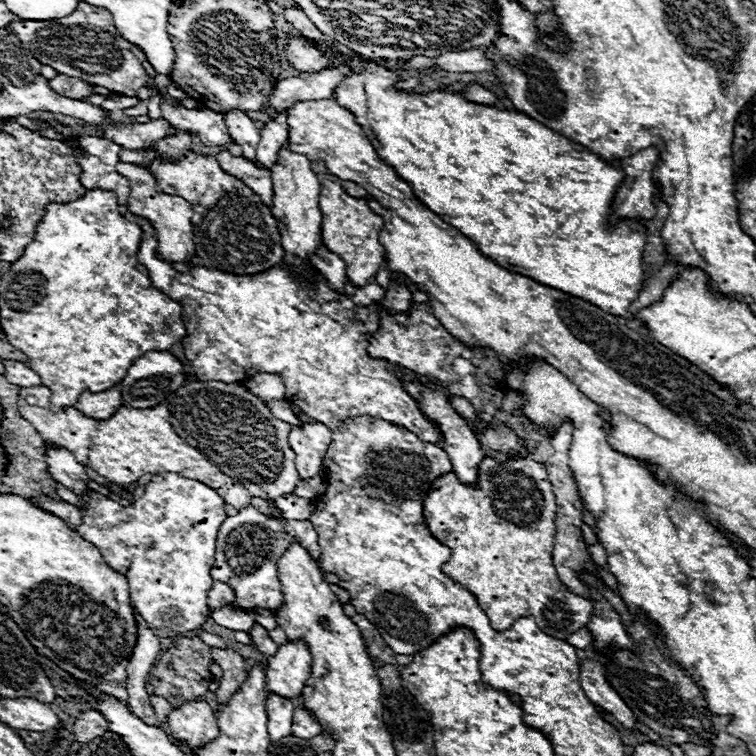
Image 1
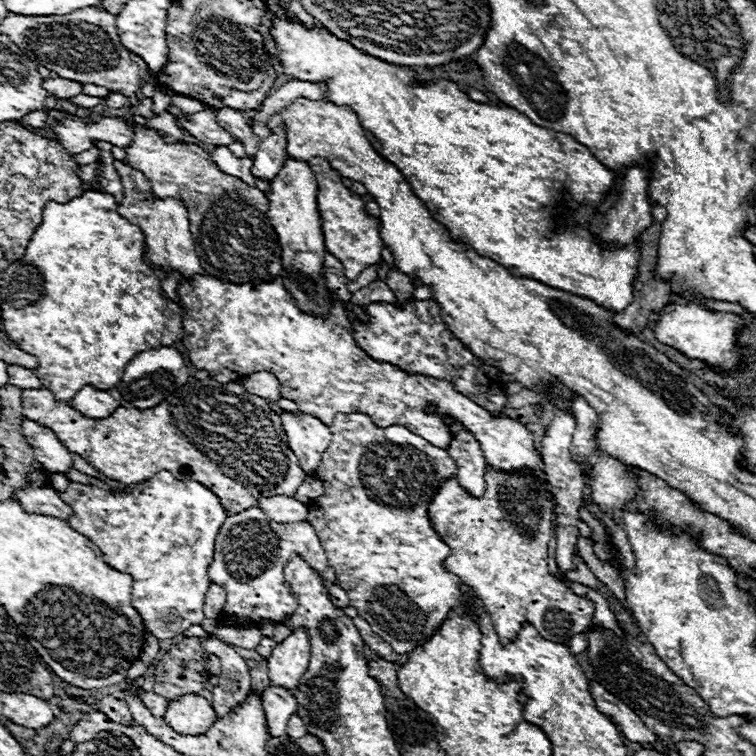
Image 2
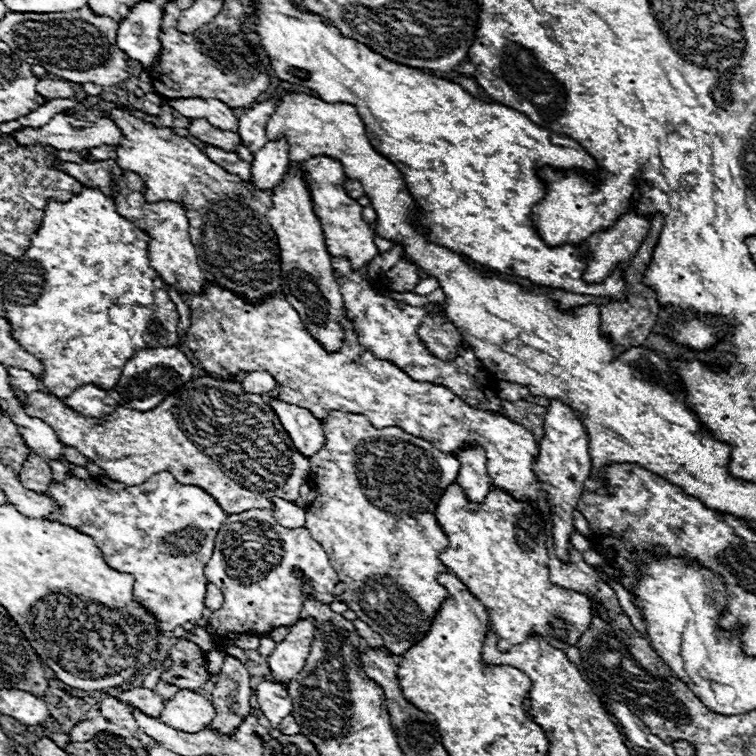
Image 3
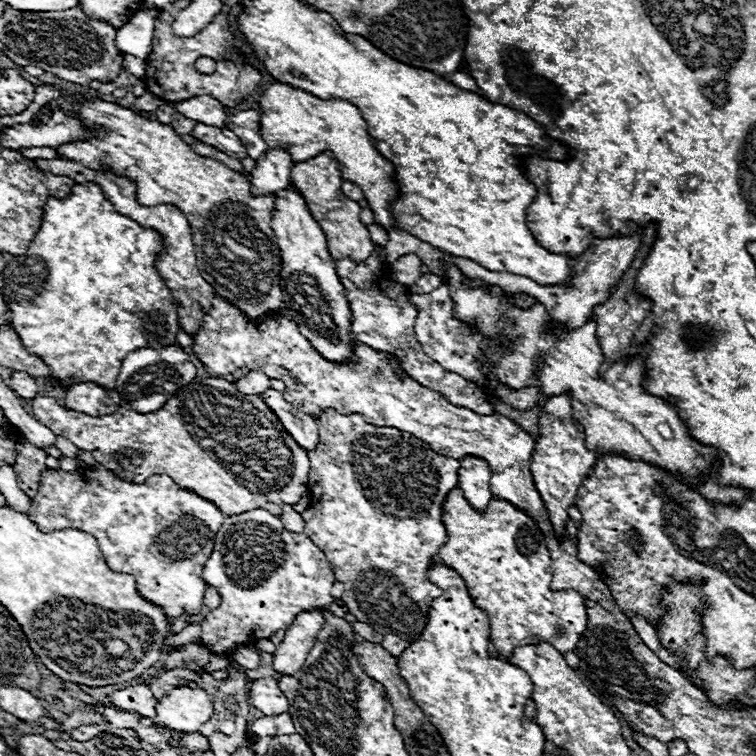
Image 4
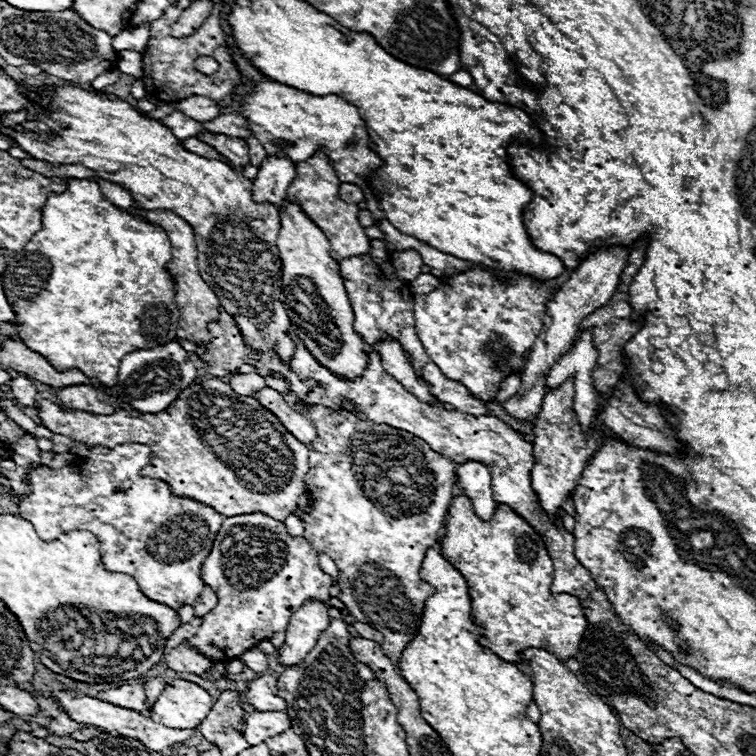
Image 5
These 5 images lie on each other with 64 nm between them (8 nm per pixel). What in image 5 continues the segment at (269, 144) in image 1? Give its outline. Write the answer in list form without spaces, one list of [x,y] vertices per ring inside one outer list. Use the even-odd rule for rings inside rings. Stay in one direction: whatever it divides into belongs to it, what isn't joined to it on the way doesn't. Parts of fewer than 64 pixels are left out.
[[[270,156],[258,168],[258,176],[254,178],[256,190],[252,190],[252,200],[270,202],[276,204],[276,208],[284,206],[286,190],[294,178],[296,178],[296,170],[292,160]]]

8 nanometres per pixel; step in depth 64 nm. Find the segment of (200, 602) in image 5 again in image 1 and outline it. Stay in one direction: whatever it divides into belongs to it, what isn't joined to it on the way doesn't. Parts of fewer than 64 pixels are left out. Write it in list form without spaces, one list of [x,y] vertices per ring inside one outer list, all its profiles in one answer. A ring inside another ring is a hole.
[[[214,582],[208,592],[208,610],[214,612],[218,608],[224,608],[232,602],[232,588],[222,582]]]

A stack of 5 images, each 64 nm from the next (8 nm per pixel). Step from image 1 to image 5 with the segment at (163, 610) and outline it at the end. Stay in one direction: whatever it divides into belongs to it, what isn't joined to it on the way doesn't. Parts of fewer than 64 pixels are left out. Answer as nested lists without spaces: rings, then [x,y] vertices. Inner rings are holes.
[[[122,444],[116,448],[92,448],[86,458],[60,470],[40,466],[30,472],[30,496],[20,496],[20,516],[32,522],[42,540],[56,540],[56,536],[72,530],[88,530],[98,538],[104,568],[110,572],[130,574],[144,596],[164,606],[178,610],[184,604],[194,604],[204,588],[200,568],[212,550],[214,536],[224,520],[220,512],[198,504],[190,498],[174,496],[166,482],[140,476],[140,470],[150,464],[150,446]]]

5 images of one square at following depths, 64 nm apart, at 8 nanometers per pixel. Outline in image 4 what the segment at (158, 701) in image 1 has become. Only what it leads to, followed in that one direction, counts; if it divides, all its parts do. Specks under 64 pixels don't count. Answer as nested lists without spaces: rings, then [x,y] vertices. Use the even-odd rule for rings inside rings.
[[[136,684],[136,686],[128,686],[122,690],[110,692],[108,700],[118,708],[132,710],[132,712],[138,712],[138,714],[148,716],[148,718],[156,716],[154,706],[158,700],[152,696],[152,692],[148,690],[146,684]]]

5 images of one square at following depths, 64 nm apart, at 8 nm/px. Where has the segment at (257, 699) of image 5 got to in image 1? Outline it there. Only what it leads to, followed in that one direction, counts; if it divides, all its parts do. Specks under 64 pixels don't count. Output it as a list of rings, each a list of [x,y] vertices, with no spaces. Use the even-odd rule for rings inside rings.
[[[268,694],[266,700],[266,714],[268,714],[268,734],[270,740],[280,740],[284,736],[290,736],[292,728],[292,714],[296,710],[296,700],[280,698],[276,694]]]

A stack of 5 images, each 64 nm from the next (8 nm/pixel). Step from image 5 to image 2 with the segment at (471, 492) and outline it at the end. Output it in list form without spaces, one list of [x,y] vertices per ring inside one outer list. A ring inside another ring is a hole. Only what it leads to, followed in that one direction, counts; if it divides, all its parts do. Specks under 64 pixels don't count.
[[[454,428],[454,432],[456,438],[448,446],[448,454],[456,460],[458,466],[456,480],[460,482],[460,486],[466,488],[466,492],[482,496],[486,490],[486,480],[484,480],[486,458],[482,454],[482,448],[474,440],[474,436],[464,428]]]

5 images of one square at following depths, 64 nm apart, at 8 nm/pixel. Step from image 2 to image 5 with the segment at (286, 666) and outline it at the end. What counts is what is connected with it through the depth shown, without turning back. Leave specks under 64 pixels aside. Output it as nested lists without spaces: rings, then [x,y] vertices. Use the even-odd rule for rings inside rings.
[[[310,600],[304,608],[292,614],[292,620],[286,628],[286,642],[278,650],[278,660],[286,666],[300,664],[304,656],[314,648],[320,638],[320,632],[328,628],[330,616],[328,606],[320,600]]]

